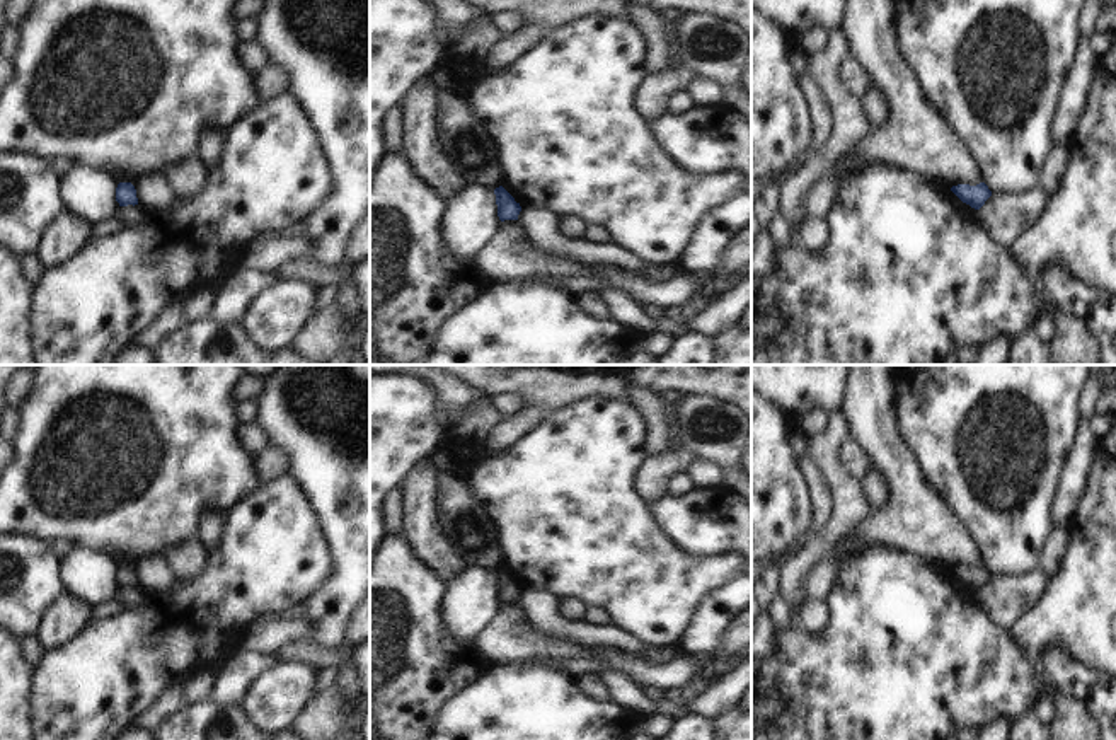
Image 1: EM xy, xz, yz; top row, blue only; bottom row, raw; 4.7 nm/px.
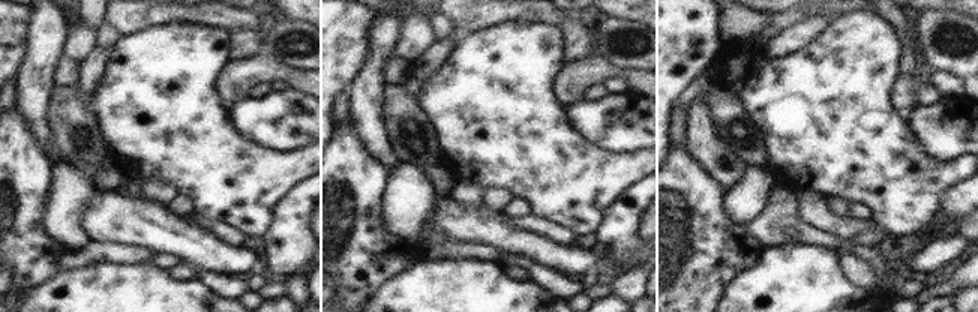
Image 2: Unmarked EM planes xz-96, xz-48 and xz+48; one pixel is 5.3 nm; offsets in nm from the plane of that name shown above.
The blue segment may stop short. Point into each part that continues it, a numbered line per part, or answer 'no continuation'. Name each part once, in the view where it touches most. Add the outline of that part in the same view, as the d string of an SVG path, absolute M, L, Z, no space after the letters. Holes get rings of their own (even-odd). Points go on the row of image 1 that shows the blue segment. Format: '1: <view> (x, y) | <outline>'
no continuation

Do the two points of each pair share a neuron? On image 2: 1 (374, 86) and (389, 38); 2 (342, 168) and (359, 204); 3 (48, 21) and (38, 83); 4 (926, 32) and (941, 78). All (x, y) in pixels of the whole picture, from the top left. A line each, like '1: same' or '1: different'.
1: same
2: same
3: same
4: different

